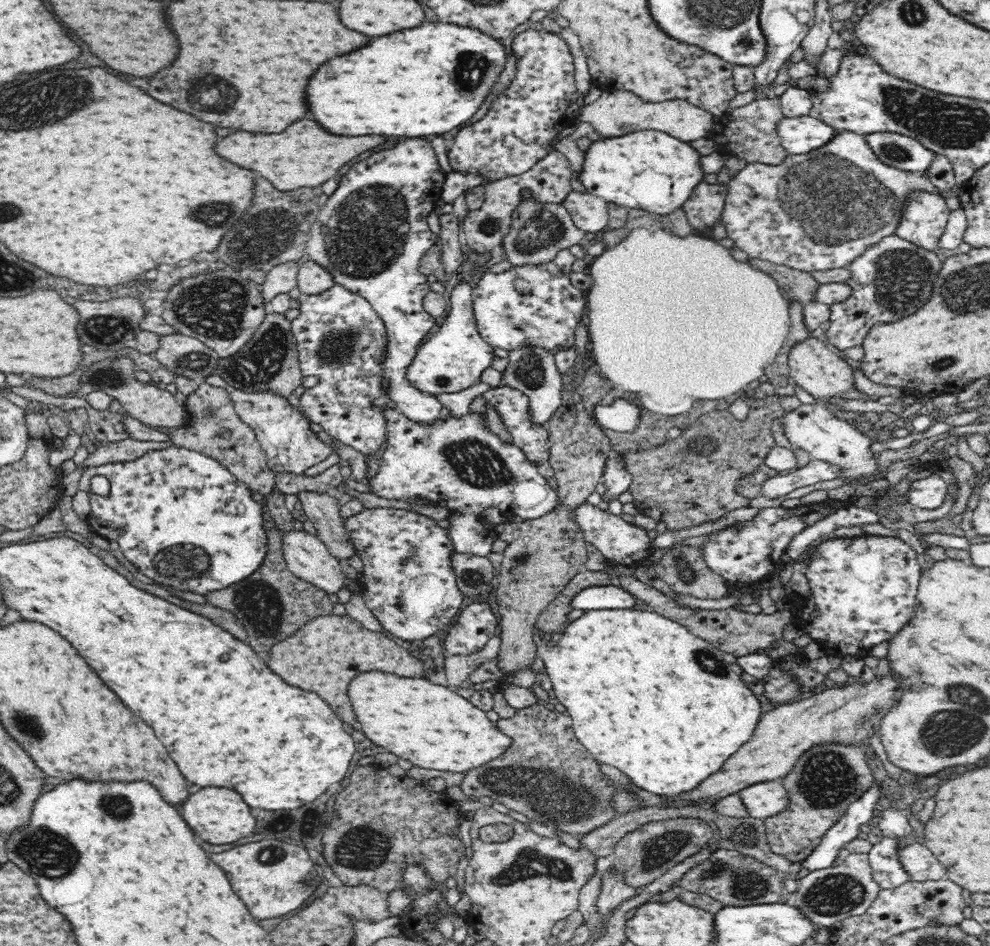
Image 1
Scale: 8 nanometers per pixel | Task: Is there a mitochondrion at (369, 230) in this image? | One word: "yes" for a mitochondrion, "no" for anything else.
yes

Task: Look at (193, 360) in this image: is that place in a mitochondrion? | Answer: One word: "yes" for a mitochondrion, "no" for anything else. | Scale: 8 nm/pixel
yes

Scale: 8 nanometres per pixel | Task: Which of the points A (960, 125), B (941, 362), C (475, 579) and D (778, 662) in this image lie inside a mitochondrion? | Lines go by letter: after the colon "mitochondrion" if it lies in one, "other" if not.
A: mitochondrion
B: mitochondrion
C: mitochondrion
D: other

